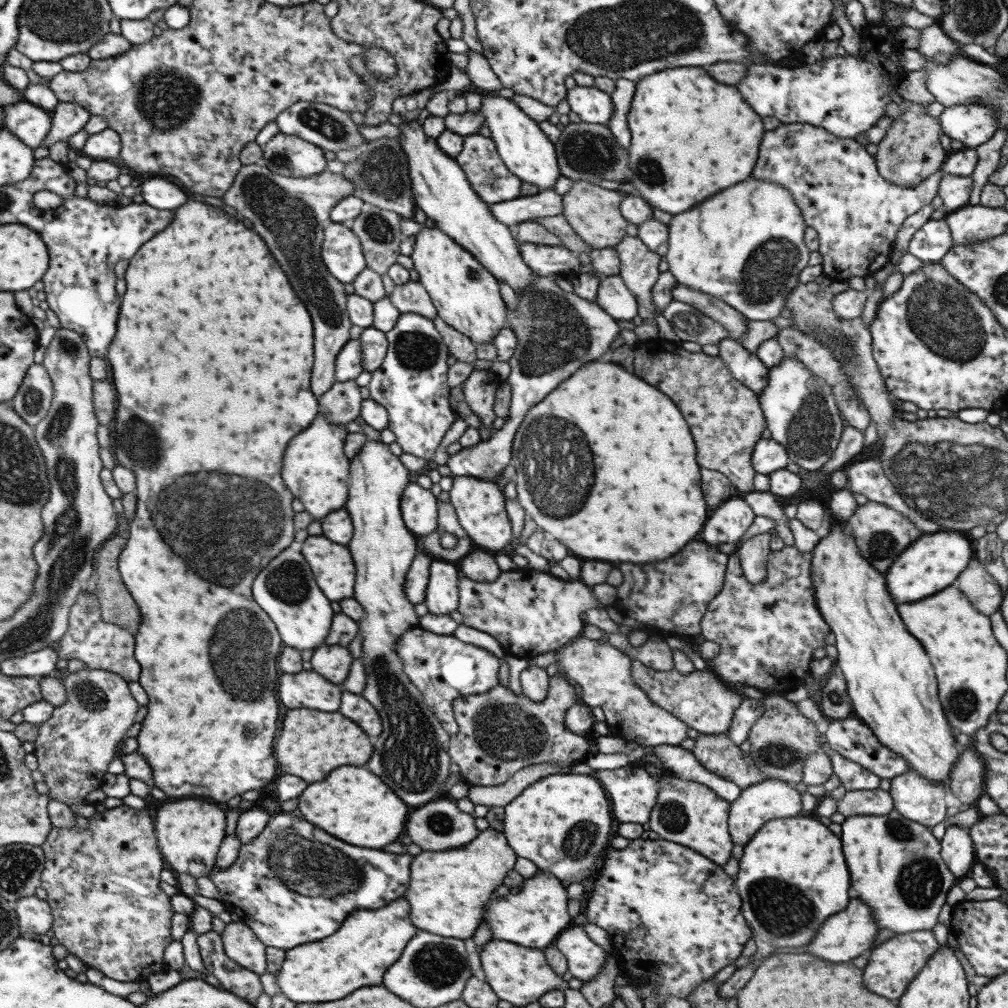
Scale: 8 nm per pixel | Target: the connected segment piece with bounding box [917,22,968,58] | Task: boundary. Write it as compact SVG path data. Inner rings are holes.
M937 22L929 27L920 29L922 38L920 39L919 48L922 54L932 57L934 54L944 52L948 58L953 56L968 56L962 49L962 44L957 40L950 38Z

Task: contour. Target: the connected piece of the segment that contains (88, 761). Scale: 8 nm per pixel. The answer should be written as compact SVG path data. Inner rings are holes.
M86 666L68 674L62 681L67 690L67 701L55 708L52 718L39 724L33 753L37 756L37 769L44 775L43 782L49 789L49 799L61 800L68 805L87 801L86 796L92 790L101 788L108 764L115 756L123 754L122 741L136 722L140 706L125 679L104 669Z

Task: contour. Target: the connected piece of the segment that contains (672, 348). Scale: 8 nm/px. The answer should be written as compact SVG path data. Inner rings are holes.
M660 338L639 341L634 345L633 351L635 357L632 372L642 380L646 380L648 384L656 386L660 392L670 394L670 398L686 418L698 448L698 464L702 468L716 470L727 476L735 493L752 491L753 480L757 473L751 463L752 451L761 439L762 432L767 428L759 396L739 380L734 379L727 364L718 355L710 356L702 351L690 353L681 344Z

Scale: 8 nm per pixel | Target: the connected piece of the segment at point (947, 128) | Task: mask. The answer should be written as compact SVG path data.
M984 103L945 108L938 121L941 122L942 134L962 142L968 149L989 141L998 129L996 109Z

